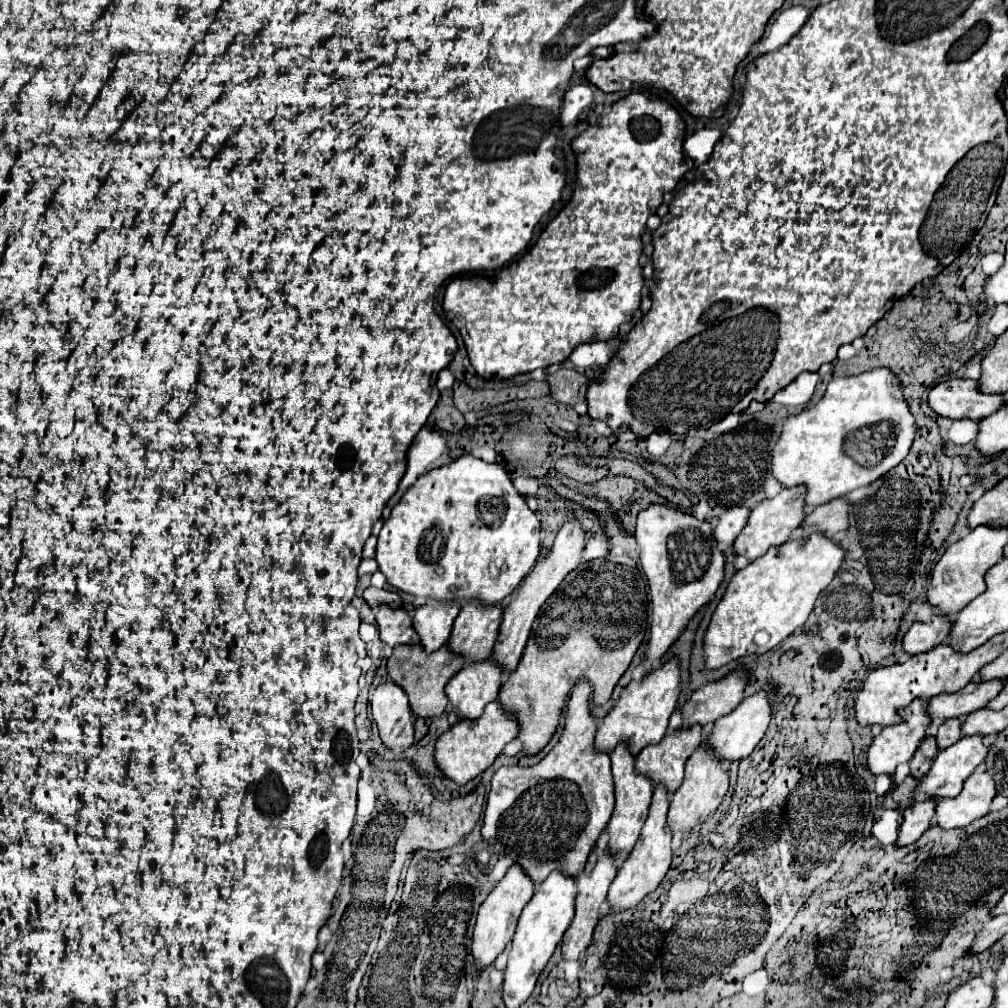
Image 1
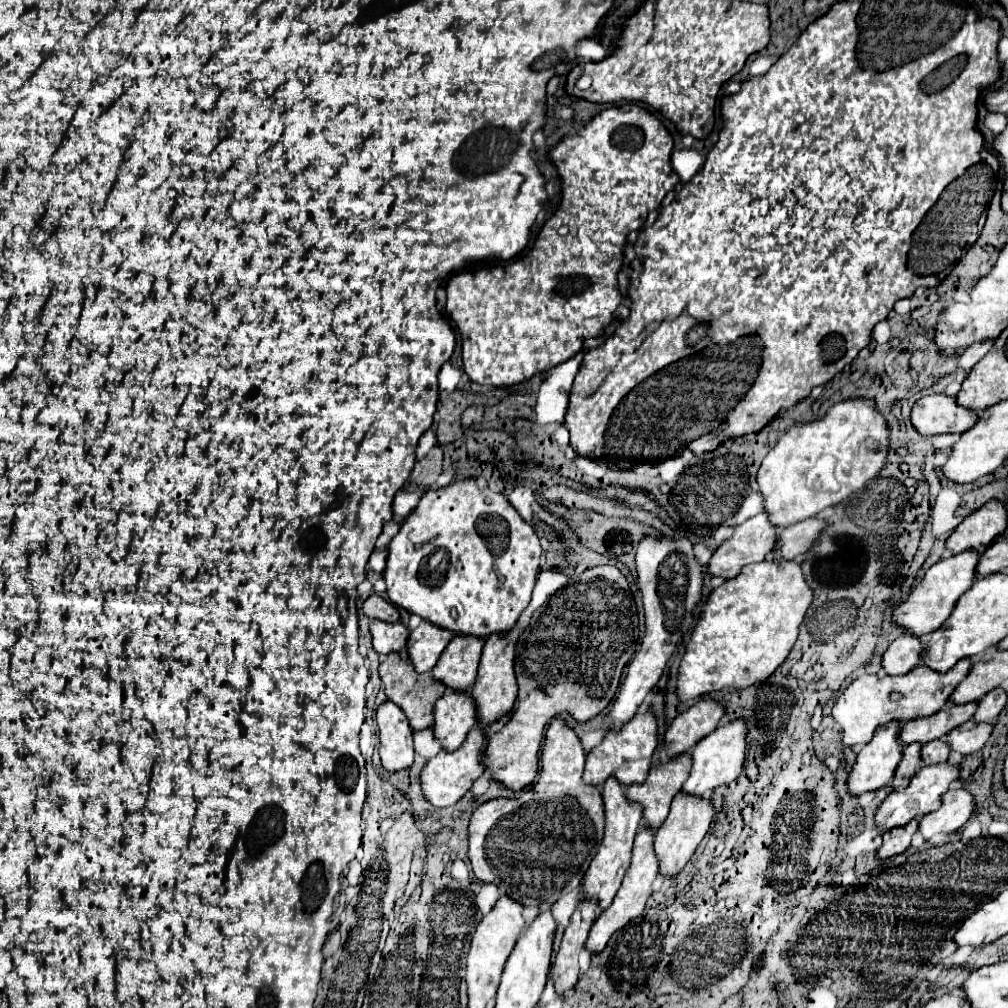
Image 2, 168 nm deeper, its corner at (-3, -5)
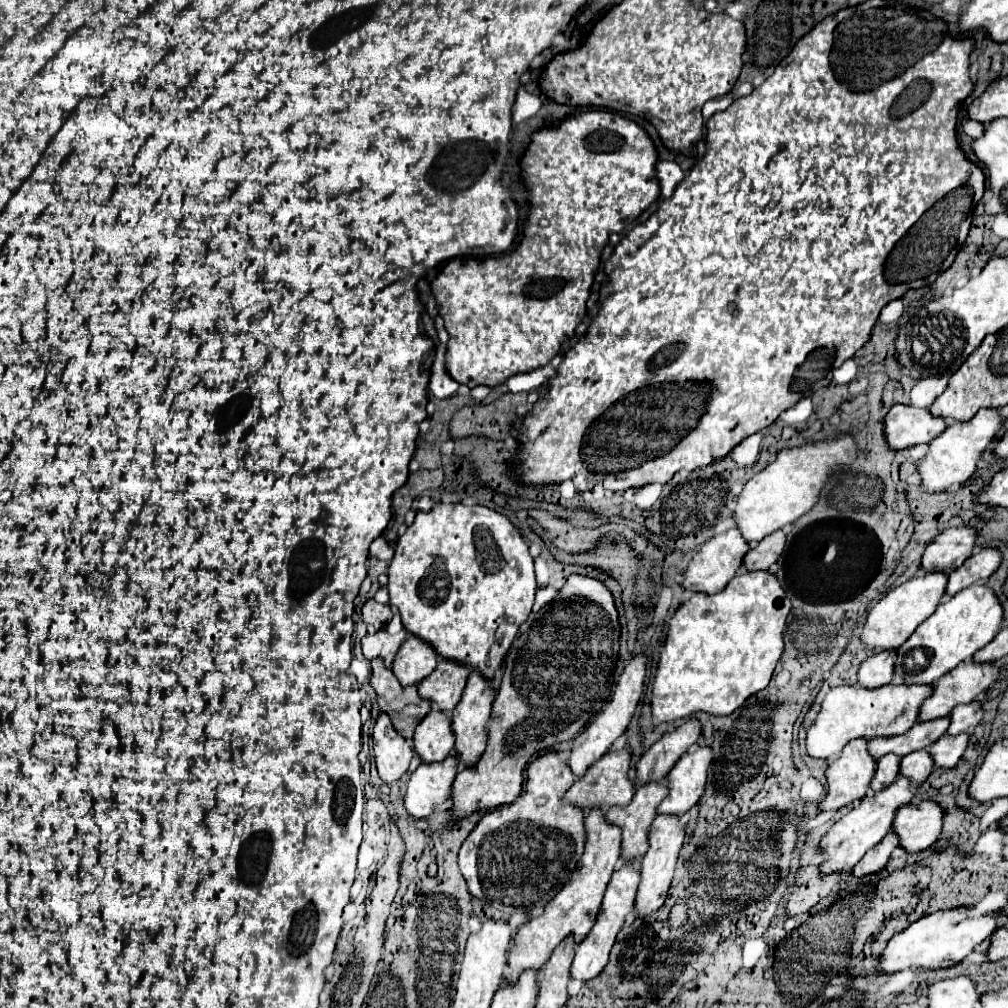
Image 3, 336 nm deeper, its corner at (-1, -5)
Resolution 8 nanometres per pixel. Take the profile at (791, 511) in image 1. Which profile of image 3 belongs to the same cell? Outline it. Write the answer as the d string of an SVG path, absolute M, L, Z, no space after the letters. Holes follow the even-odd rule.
M730 528L724 534L718 534L718 536L710 538L708 542L704 542L704 546L698 548L698 552L688 562L682 586L686 590L702 592L702 594L714 594L714 592L722 590L726 586L726 582L730 582L730 578L734 578L734 574L742 566L742 558L748 552L748 548L750 546L746 544L746 540L742 540L738 530L734 530L734 528Z

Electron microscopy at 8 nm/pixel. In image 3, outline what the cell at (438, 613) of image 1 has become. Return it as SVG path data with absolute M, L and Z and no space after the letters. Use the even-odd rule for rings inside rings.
M406 638L392 662L392 672L402 686L410 686L422 682L436 668L436 664L438 658L434 658L434 650L430 650L426 642Z

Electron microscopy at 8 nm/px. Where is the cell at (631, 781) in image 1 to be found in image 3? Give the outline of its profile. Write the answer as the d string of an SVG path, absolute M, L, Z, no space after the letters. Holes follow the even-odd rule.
M590 810L586 816L586 846L584 846L584 854L578 860L576 870L570 874L570 880L562 886L562 890L544 906L544 914L528 920L526 924L522 924L518 928L518 932L512 936L512 946L508 950L508 972L504 976L504 980L508 984L514 984L518 980L518 976L524 970L540 970L552 950L566 938L566 936L574 936L574 942L580 944L582 938L586 938L586 934L590 932L590 928L594 926L594 918L598 914L598 906L602 904L602 894L616 870L618 864L618 842L622 840L618 830L614 830L614 826L606 826L604 820L604 812L602 810Z

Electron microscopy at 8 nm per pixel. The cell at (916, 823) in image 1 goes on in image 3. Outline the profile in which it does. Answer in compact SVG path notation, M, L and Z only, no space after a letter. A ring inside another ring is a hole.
M888 832L886 838L882 838L882 842L878 842L878 846L874 846L872 850L868 850L862 856L862 860L852 870L852 876L864 878L864 876L870 876L870 874L878 874L886 866L888 858L890 858L890 854L896 846L898 846L898 840L894 838L894 834Z

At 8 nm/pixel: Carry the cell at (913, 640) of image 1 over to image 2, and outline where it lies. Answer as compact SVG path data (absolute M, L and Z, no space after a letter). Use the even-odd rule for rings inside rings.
M898 636L888 650L882 656L882 666L888 674L906 674L910 672L918 662L920 662L920 654L924 650L924 642L918 636Z

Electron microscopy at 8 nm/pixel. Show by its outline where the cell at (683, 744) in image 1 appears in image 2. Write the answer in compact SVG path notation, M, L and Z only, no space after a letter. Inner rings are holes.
M680 754L654 766L642 784L626 786L626 796L644 806L644 824L658 828L668 812L672 798L682 790L690 774L690 754Z

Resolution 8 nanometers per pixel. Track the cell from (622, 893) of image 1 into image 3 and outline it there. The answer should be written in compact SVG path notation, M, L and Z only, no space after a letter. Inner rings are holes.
M622 866L612 876L612 880L610 880L610 884L604 892L604 900L602 900L602 908L598 910L596 924L592 926L590 934L582 940L582 944L578 944L578 948L576 948L576 956L574 956L574 962L572 962L572 968L570 968L572 978L576 978L580 982L588 982L604 970L604 966L608 962L610 948L616 940L616 934L620 932L626 916L634 910L634 898L636 898L636 890L638 890L638 874L640 872L636 870L636 866Z

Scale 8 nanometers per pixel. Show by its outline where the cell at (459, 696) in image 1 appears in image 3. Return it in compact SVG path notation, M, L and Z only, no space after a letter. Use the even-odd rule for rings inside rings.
M430 710L430 714L418 724L412 736L412 748L422 764L442 762L454 748L450 718L440 710Z

